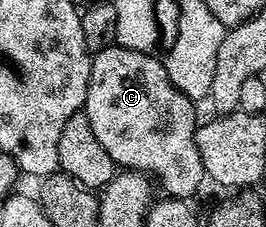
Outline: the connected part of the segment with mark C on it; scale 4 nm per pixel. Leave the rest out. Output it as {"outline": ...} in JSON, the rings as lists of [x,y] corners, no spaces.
{"outline":[[[113,46],[95,53],[92,58],[92,69],[90,70],[90,82],[86,90],[86,98],[84,99],[83,112],[88,115],[90,127],[94,129],[94,135],[97,136],[98,142],[102,142],[102,147],[106,149],[106,154],[110,154],[110,158],[121,169],[131,170],[133,172],[145,173],[149,177],[160,179],[160,184],[165,188],[169,197],[175,198],[179,192],[188,192],[192,197],[199,193],[200,183],[205,183],[204,167],[200,161],[198,154],[198,146],[196,145],[196,129],[198,127],[198,119],[196,120],[197,105],[186,94],[182,94],[175,86],[174,82],[170,82],[170,78],[166,74],[166,70],[162,66],[162,62],[158,62],[156,56],[150,54],[142,54],[138,50],[130,50]]]}

